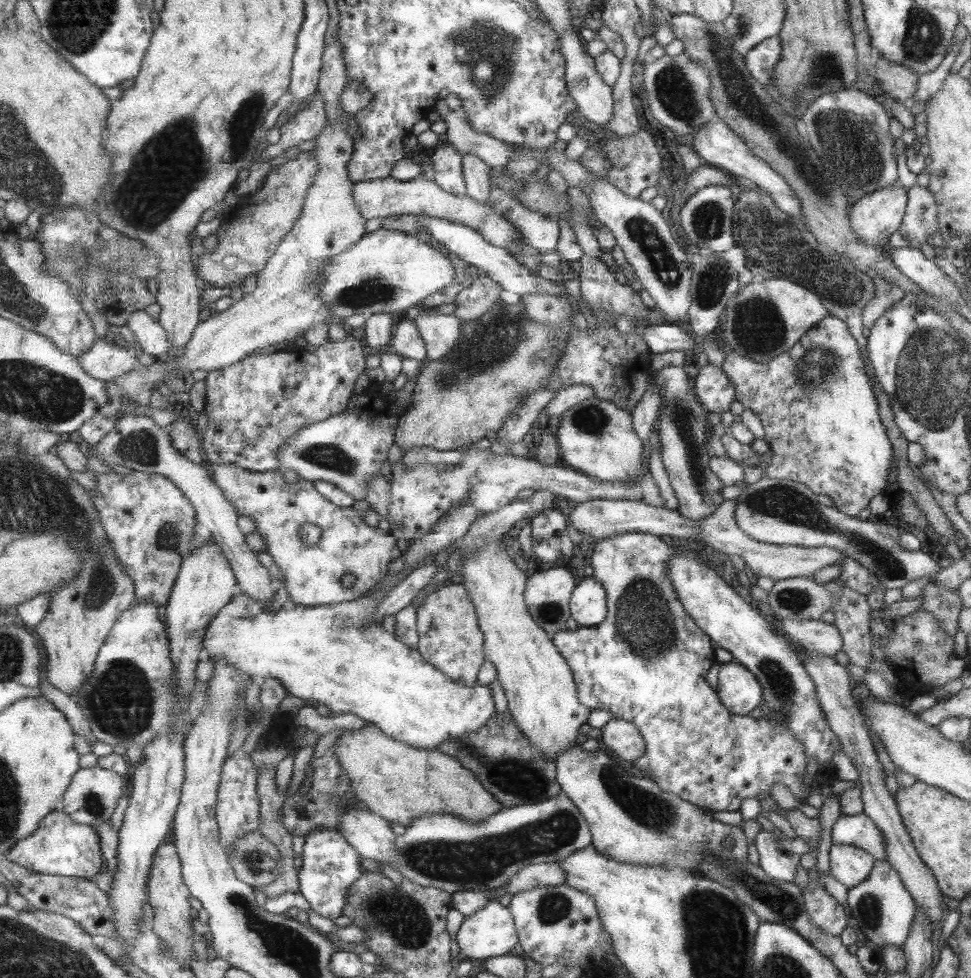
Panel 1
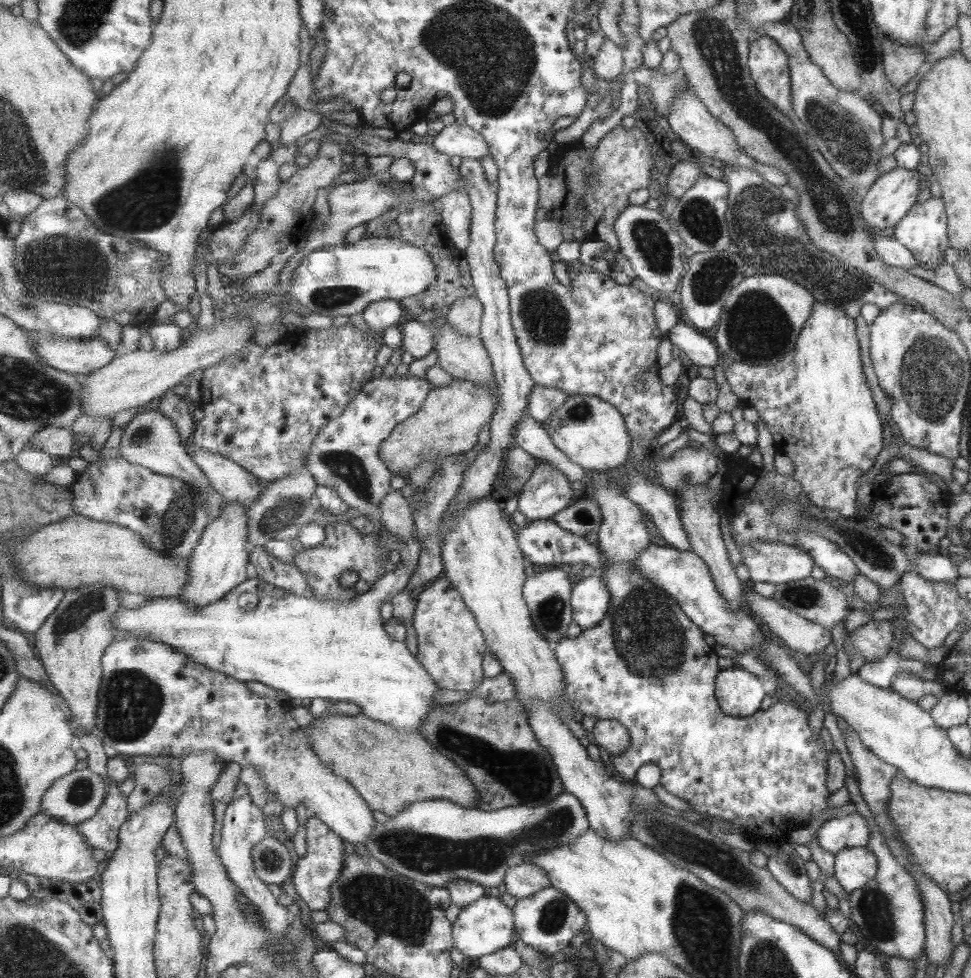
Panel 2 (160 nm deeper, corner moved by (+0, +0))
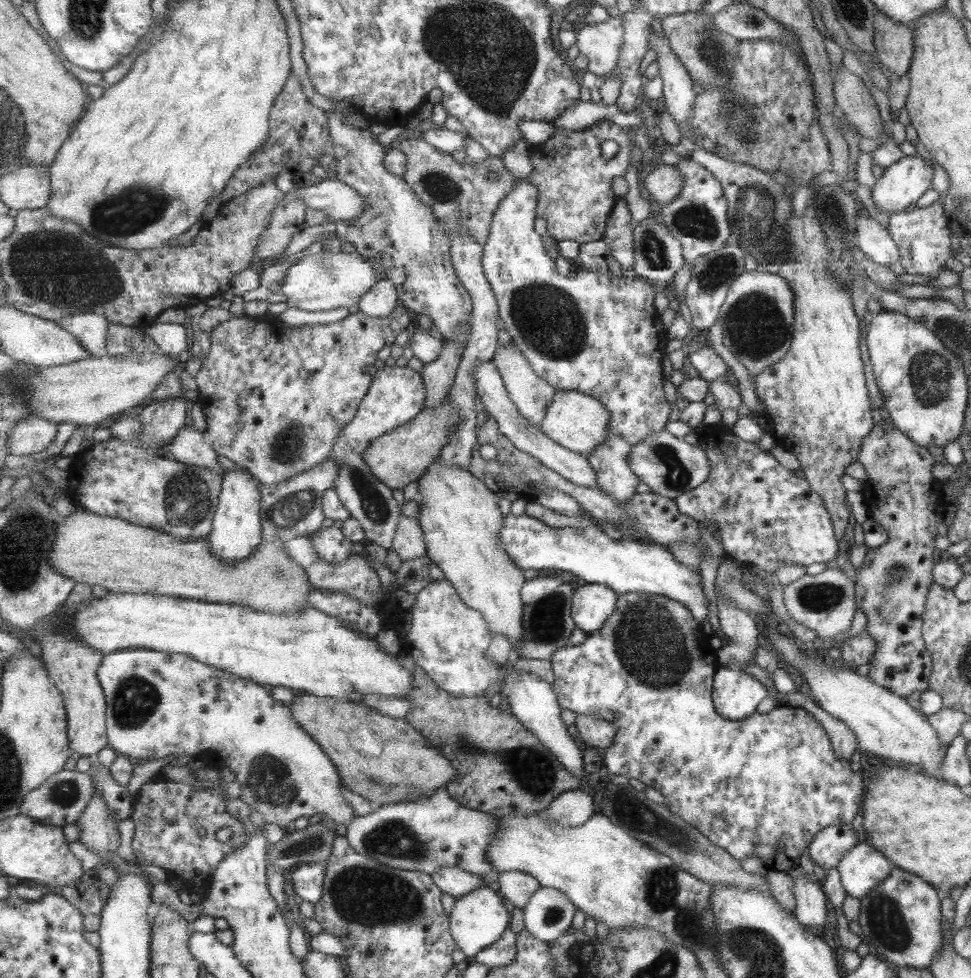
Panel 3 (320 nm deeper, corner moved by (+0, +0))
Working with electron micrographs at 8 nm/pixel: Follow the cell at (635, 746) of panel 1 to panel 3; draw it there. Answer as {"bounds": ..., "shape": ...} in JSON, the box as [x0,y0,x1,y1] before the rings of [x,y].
{"bounds":[576,716,617,748],"shape":[[[583,716],[576,718],[578,738],[587,747],[611,748],[616,738],[617,727],[599,716]]]}

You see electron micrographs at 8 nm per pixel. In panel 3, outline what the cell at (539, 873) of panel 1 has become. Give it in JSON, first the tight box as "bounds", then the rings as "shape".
{"bounds":[498,870,542,908],"shape":[[[513,870],[500,873],[498,878],[500,892],[511,907],[525,908],[531,897],[542,887],[532,874]]]}

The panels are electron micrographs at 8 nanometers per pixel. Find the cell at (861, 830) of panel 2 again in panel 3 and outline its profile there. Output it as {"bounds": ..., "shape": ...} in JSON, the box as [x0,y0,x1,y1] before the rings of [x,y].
{"bounds":[807,824,857,870],"shape":[[[834,824],[819,831],[808,844],[807,854],[813,865],[824,870],[837,867],[850,848],[857,844],[857,836],[851,824]]]}

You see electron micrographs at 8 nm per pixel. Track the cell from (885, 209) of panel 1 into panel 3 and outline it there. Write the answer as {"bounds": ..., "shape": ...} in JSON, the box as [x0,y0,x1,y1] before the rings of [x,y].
{"bounds":[871,156,933,213],"shape":[[[904,156],[899,162],[884,170],[871,189],[871,200],[882,213],[903,211],[931,188],[933,168],[917,156]]]}

